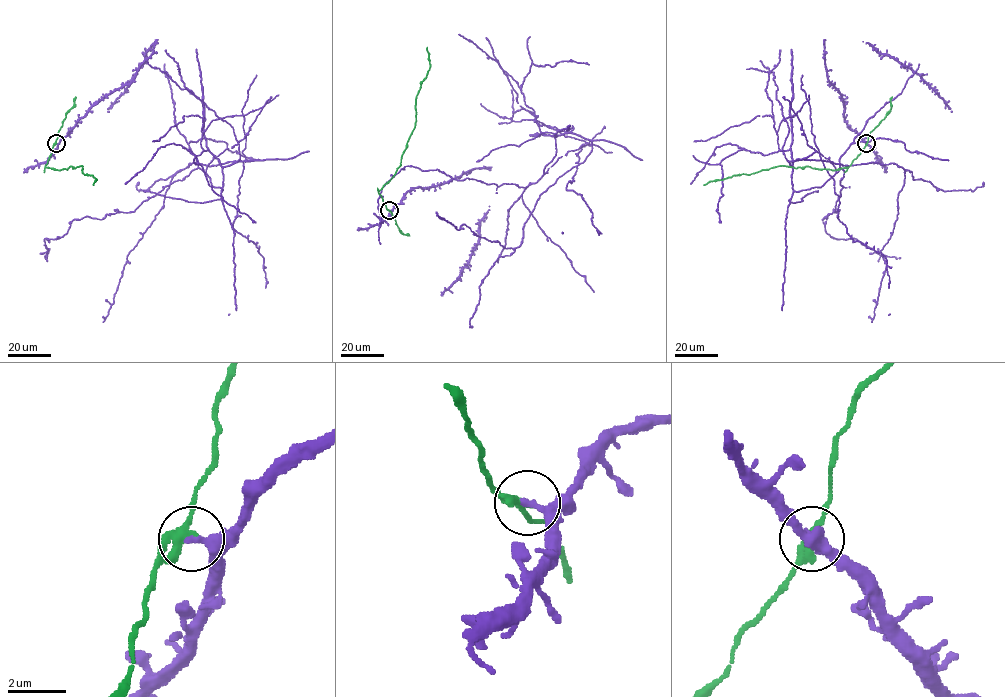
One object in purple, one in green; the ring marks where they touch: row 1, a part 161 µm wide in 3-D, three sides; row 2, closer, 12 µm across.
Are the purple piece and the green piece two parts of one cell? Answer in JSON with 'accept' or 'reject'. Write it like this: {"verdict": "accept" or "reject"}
{"verdict": "reject"}

